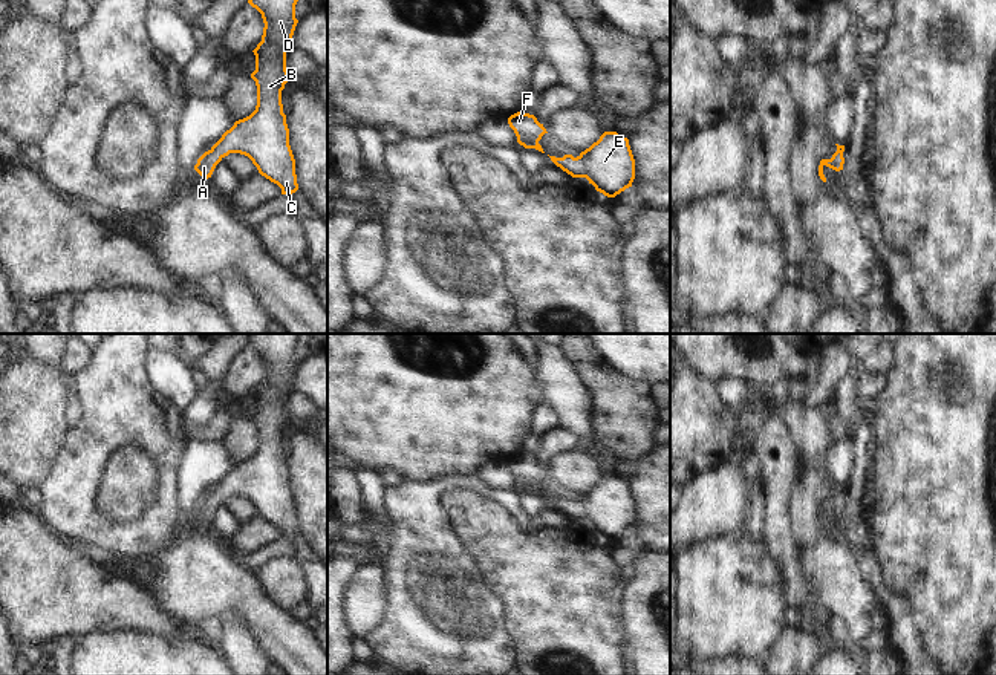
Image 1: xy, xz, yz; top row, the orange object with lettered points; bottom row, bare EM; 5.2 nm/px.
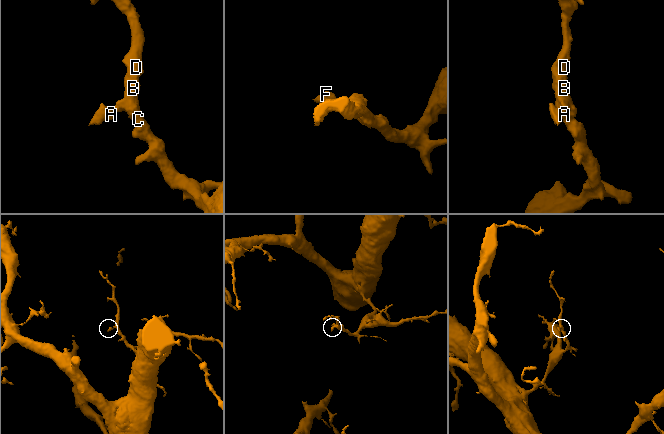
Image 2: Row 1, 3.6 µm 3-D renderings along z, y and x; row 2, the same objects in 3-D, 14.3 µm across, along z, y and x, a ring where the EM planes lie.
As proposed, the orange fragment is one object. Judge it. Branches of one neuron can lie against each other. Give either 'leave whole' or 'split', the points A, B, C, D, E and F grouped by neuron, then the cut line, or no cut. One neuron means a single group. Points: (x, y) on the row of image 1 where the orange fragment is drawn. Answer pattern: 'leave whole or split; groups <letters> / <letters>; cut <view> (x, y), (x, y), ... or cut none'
leave whole; groups A B C D E F; cut none

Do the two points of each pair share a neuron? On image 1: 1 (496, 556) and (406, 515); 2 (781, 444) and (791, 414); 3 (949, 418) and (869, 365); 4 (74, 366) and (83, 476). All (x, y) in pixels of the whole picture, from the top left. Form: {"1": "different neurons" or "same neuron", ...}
{"1": "different neurons", "2": "different neurons", "3": "different neurons", "4": "different neurons"}

